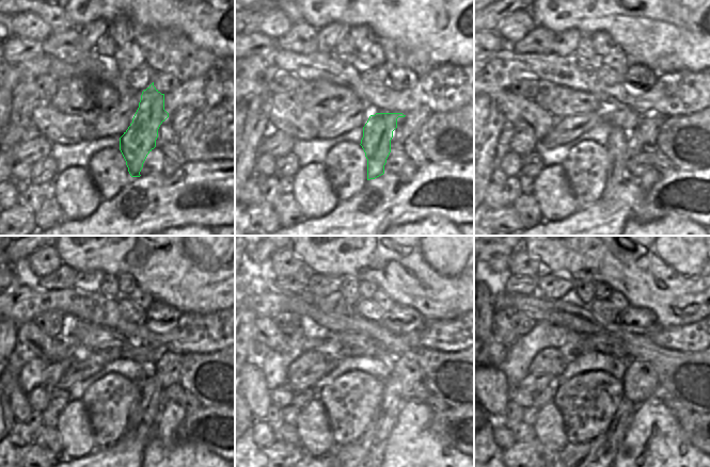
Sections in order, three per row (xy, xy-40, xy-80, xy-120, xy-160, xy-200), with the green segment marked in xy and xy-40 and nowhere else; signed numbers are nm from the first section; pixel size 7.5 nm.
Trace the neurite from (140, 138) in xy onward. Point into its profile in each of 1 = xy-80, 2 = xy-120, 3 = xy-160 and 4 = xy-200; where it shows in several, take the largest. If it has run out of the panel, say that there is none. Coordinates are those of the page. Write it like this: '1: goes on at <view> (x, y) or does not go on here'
1: goes on at xy-80 (616, 172)
2: goes on at xy-120 (135, 418)
3: goes on at xy-160 (359, 449)
4: goes on at xy-200 (589, 452)

